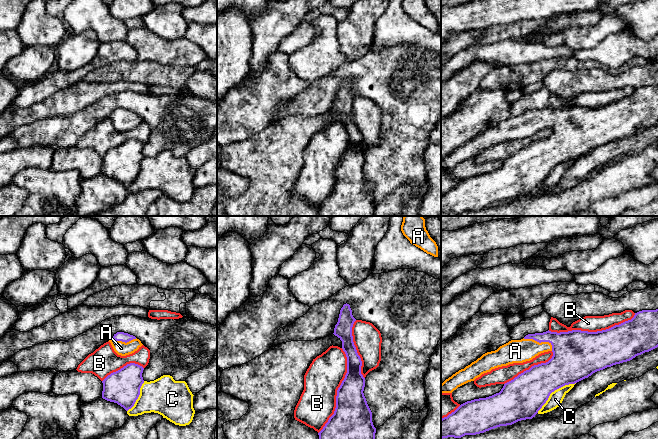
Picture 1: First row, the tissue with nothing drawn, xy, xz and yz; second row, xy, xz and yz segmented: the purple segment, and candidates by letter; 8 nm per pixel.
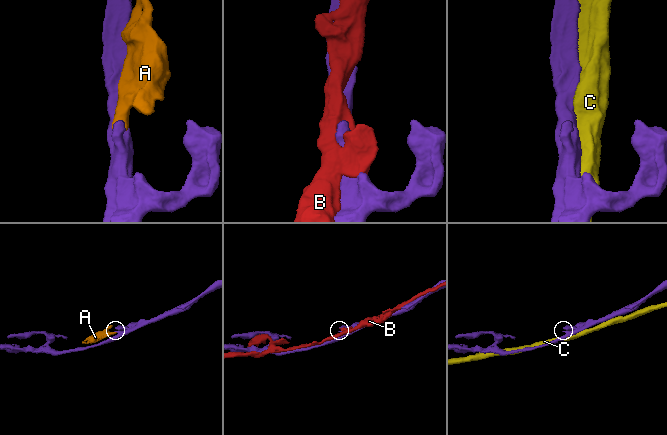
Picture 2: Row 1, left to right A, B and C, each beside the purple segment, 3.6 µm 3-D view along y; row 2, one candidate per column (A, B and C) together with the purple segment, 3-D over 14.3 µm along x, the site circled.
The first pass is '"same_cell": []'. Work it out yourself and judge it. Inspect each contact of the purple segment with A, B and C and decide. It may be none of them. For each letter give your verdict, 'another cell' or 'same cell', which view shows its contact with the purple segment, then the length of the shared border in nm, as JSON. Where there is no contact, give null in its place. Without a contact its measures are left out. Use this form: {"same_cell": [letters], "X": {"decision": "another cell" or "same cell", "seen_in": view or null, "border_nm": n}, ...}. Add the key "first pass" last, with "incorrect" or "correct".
{"same_cell": ["A"], "A": {"decision": "same cell", "seen_in": "yz", "border_nm": 260}, "B": {"decision": "another cell", "seen_in": "yz", "border_nm": 700}, "C": {"decision": "another cell", "seen_in": "yz", "border_nm": 400}, "first pass": "incorrect"}

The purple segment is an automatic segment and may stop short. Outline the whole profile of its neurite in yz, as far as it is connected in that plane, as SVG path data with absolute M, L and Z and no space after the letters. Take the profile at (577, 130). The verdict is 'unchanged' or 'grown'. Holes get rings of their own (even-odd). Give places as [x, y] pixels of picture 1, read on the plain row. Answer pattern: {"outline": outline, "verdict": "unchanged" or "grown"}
{"outline": "M658 85L639 87L631 96L602 107L572 106L557 109L548 106L543 109L528 110L521 116L511 116L497 126L483 130L476 137L446 155L441 160L441 169L452 169L458 163L498 143L530 137L548 127L552 127L553 132L548 138L534 141L505 159L499 169L467 177L447 193L442 194L441 215L476 211L500 202L532 195L555 166L565 161L575 160L607 143L630 137L657 123Z", "verdict": "grown"}

